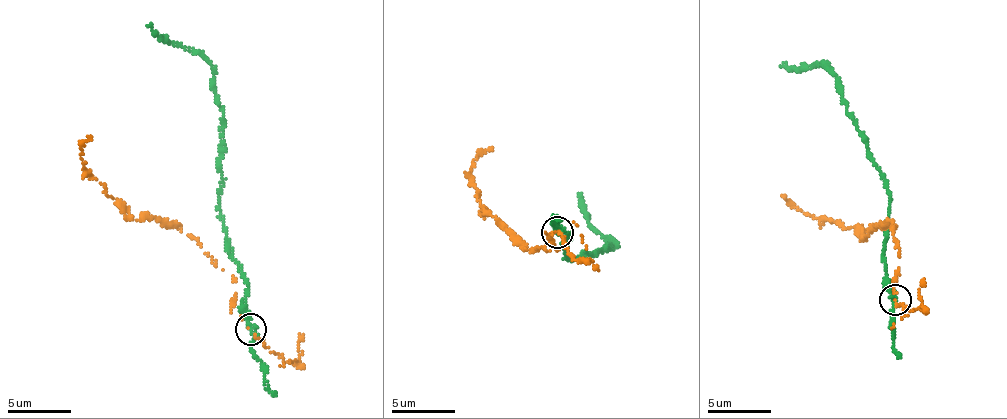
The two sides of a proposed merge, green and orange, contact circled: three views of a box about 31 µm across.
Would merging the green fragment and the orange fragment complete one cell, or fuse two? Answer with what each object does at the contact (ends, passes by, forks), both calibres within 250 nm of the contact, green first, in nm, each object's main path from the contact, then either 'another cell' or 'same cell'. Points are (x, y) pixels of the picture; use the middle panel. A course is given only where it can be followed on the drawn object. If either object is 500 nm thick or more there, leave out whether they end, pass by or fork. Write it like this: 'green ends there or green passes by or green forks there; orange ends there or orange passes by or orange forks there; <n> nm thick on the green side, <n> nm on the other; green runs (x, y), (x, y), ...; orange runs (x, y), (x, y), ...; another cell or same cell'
green passes by; orange ends there; 300 nm thick on the green side, 110 nm on the other; green runs (558, 231), (572, 234), (565, 243), (567, 260), (608, 246), (613, 250), (609, 238), (587, 222), (578, 193); orange runs (555, 232), (545, 232), (559, 249), (524, 247), (480, 206), (472, 162), (492, 147); another cell

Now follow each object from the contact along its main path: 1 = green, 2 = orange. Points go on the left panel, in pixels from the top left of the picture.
1: (251, 328), (247, 279), (232, 257), (220, 210), (223, 115), (214, 77), (200, 54), (169, 44), (147, 25)
2: (248, 328), (231, 313), (236, 278), (177, 225), (145, 216), (137, 220), (107, 196), (81, 158), (91, 136)

